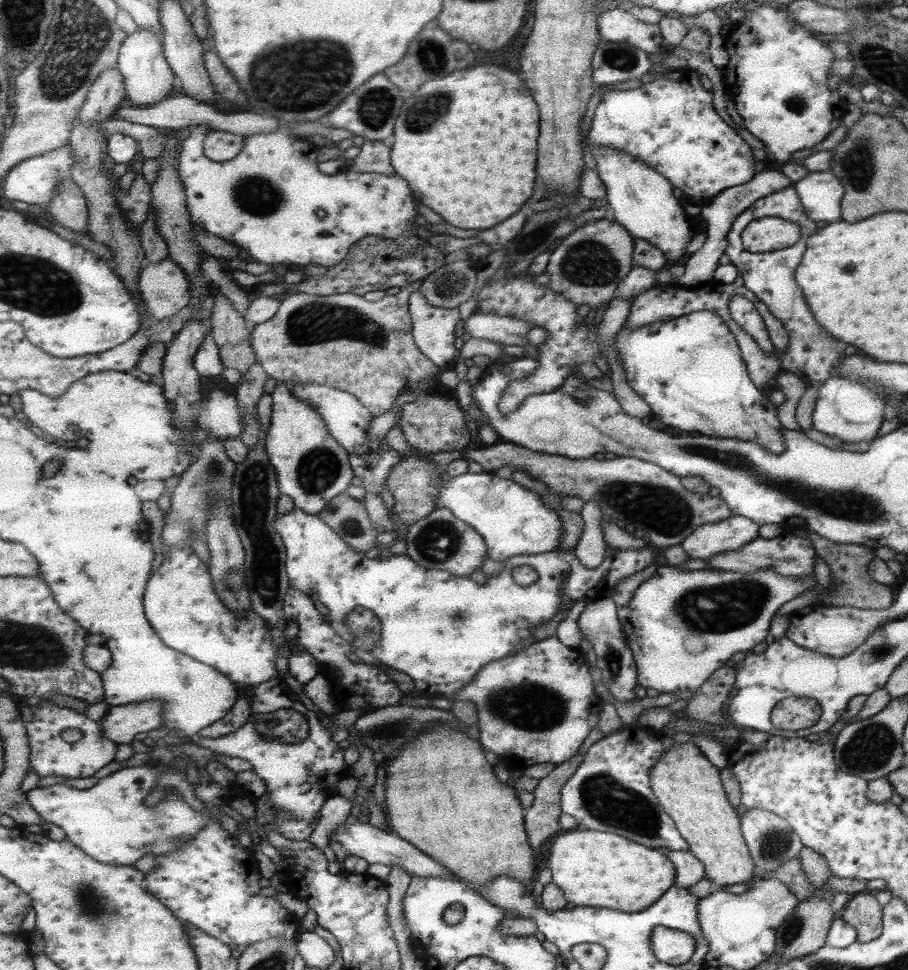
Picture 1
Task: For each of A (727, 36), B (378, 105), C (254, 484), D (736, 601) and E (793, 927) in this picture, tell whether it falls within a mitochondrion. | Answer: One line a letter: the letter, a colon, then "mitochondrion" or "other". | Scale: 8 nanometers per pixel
A: other
B: mitochondrion
C: mitochondrion
D: mitochondrion
E: mitochondrion

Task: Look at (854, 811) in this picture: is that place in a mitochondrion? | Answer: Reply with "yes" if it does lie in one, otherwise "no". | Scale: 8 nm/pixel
no

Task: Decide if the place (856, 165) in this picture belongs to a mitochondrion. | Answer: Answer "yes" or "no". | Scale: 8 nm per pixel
yes

